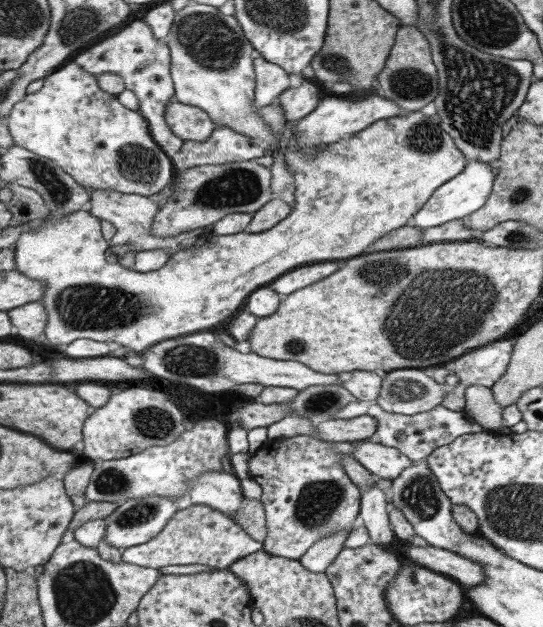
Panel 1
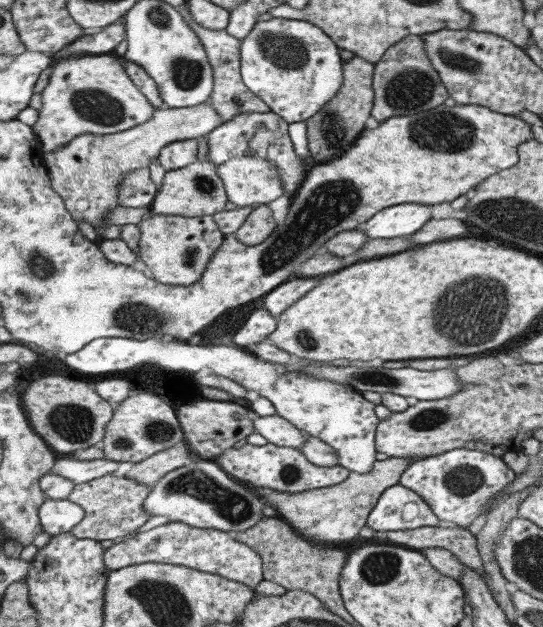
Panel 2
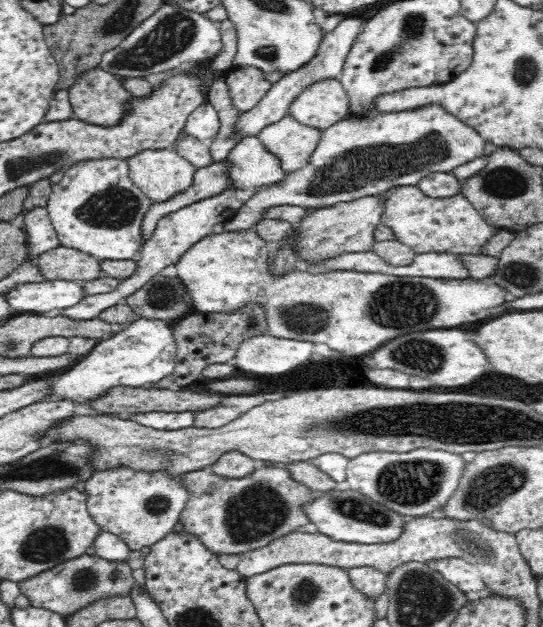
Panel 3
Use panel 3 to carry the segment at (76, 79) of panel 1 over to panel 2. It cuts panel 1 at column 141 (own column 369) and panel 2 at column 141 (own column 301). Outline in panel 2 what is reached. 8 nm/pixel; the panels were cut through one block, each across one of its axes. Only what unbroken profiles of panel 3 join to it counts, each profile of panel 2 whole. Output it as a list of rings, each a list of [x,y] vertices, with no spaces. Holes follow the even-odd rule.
[[[148,168],[135,169],[123,176],[123,182],[117,186],[117,205],[139,208],[151,205],[157,192],[151,182]]]

